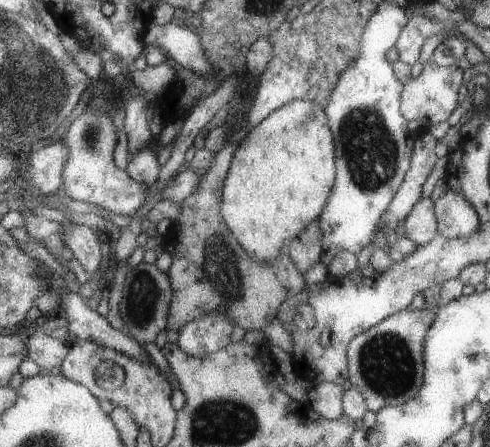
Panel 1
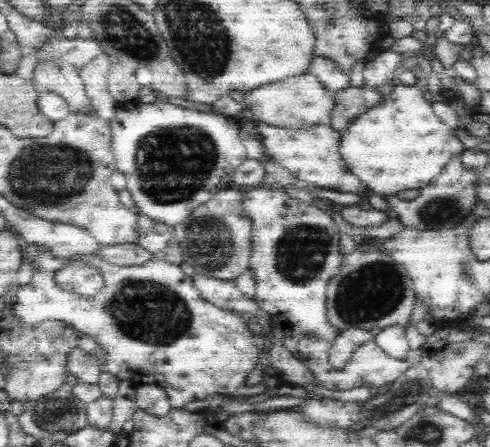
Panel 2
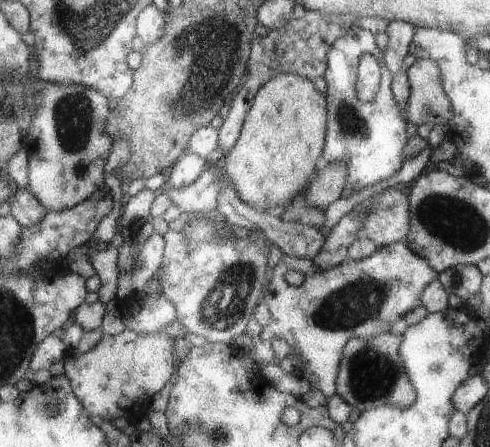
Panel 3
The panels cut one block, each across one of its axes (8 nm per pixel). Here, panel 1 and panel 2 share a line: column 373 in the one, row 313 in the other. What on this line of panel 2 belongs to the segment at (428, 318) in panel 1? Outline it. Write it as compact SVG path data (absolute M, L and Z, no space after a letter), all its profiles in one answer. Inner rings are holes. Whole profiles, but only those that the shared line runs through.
M366 238L362 244L358 244L356 250L344 258L340 272L330 280L326 288L328 320L340 332L354 326L368 332L374 328L384 330L392 324L406 326L416 300L414 282L408 278L408 270L384 252L382 240L378 238Z

